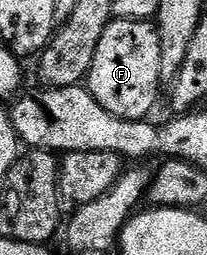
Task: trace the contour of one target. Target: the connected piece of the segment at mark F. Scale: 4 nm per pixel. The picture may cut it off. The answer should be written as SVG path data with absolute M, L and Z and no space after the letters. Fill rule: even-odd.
M110 20L107 30L103 30L103 38L99 38L99 46L95 50L95 58L87 77L87 87L102 106L111 110L111 114L124 120L146 119L157 100L157 91L162 91L163 88L159 70L159 34L156 27L148 20Z

